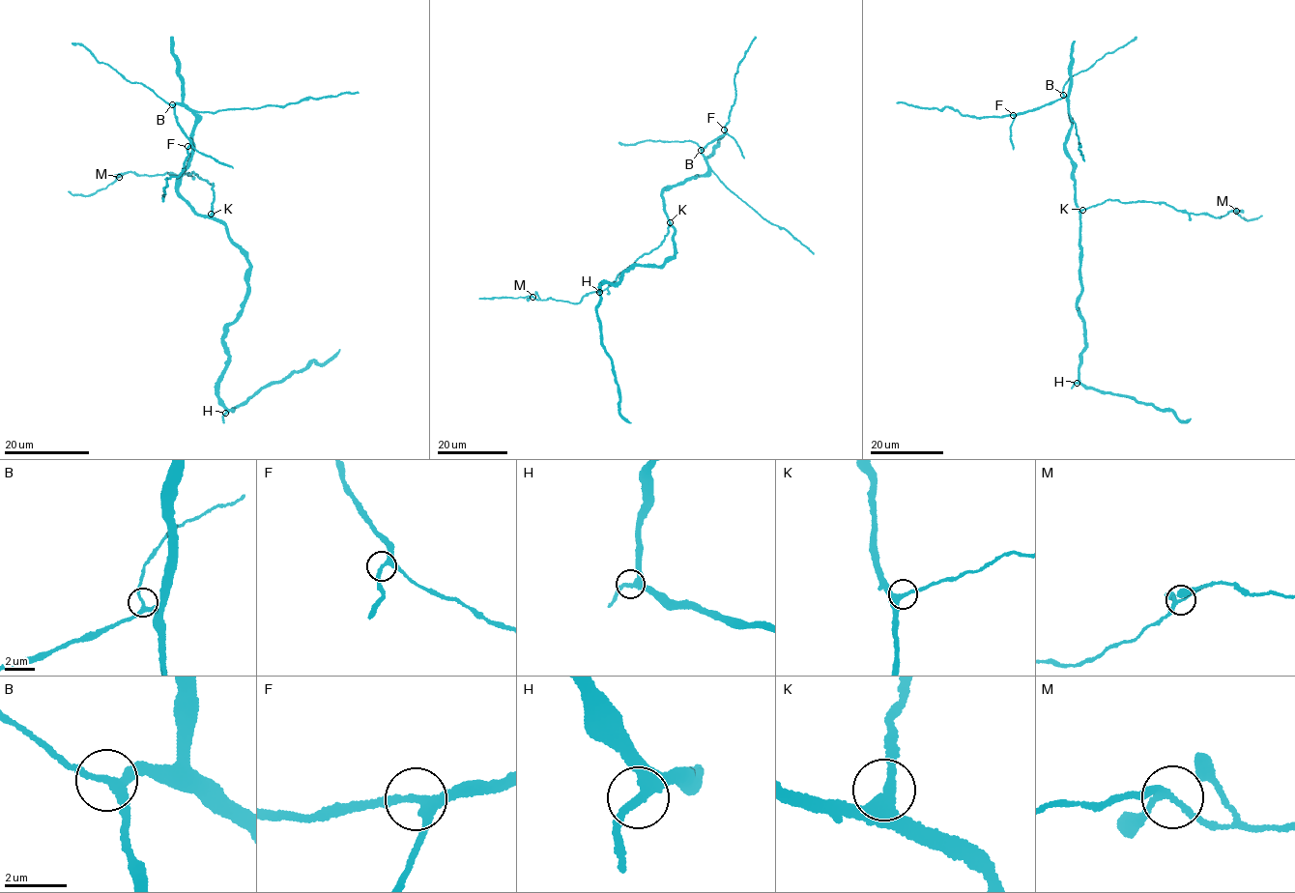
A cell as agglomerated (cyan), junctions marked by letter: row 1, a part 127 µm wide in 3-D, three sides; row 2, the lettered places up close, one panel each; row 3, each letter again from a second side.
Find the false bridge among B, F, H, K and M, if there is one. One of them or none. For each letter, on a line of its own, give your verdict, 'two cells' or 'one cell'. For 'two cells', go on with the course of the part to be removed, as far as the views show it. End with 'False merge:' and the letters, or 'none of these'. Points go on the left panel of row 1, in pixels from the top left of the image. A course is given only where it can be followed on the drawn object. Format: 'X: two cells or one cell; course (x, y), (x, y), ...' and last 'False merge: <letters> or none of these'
B: one cell
F: one cell
H: one cell
K: one cell
M: one cell
False merge: none of these

